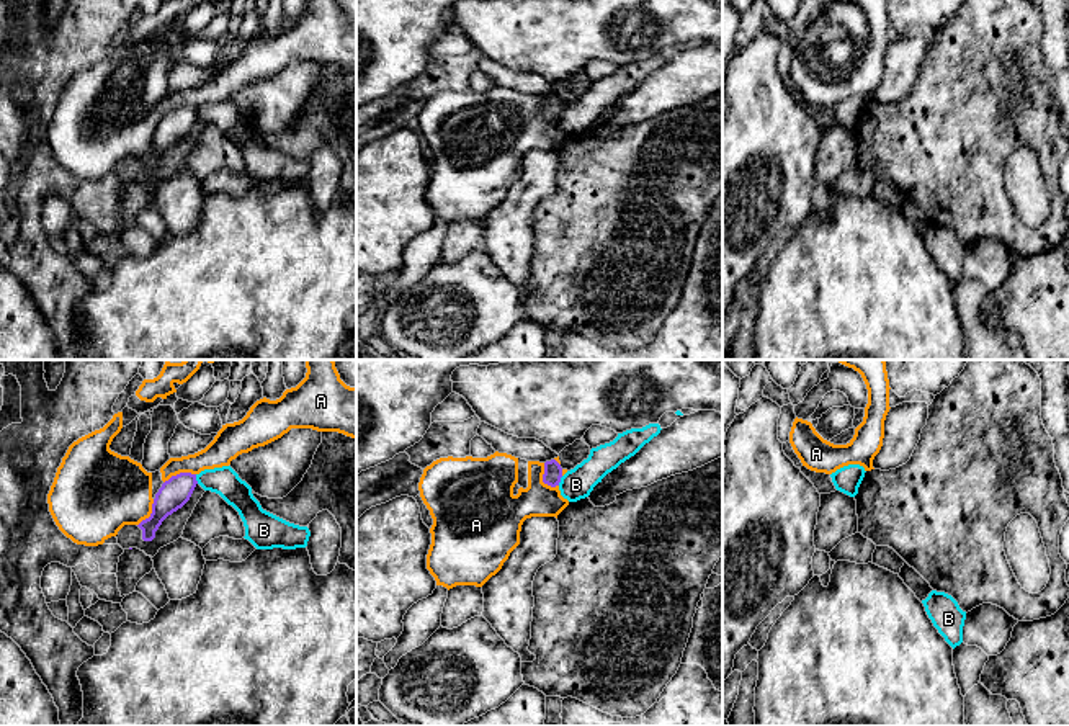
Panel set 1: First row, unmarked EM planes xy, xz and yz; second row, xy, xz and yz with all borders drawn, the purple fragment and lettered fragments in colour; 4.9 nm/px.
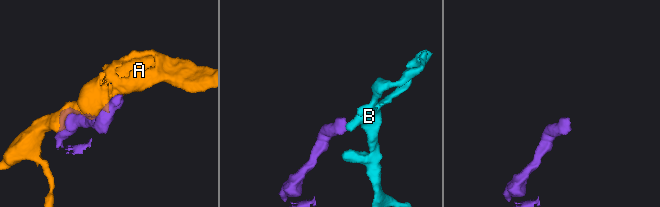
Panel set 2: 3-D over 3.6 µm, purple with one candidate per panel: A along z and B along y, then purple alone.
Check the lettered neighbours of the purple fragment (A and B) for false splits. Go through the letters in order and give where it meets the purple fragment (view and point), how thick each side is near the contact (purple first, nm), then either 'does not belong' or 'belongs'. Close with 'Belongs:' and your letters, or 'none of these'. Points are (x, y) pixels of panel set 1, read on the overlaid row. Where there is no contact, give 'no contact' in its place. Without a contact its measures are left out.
A: meets purple in xz at (543, 479); 90 nm thick on the purple side, 220 nm on the other; does not belong
B: meets purple in xy at (195, 479); 150 nm thick on the purple side, 140 nm on the other; does not belong
Belongs: none of these

